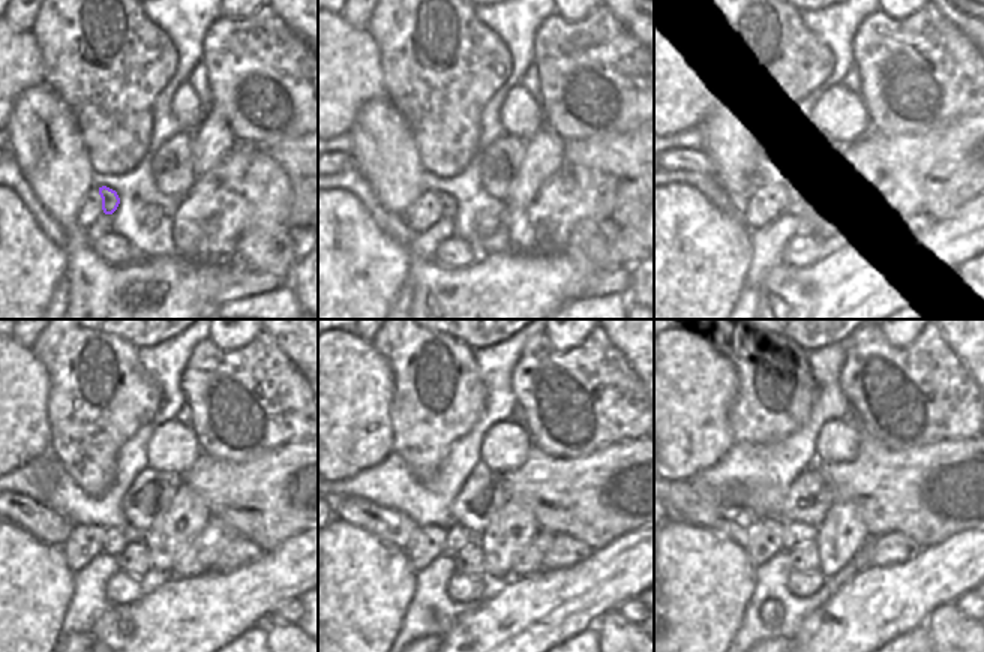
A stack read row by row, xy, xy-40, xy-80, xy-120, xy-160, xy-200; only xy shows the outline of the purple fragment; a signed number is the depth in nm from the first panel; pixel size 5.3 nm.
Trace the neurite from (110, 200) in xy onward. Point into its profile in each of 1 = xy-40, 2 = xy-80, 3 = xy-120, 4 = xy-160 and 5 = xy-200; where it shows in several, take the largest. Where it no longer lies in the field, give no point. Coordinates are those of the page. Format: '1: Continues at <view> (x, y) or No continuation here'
1: Continues at xy-40 (447, 201)
2: Continues at xy-80 (783, 203)
3: Continues at xy-120 (116, 541)
4: Continues at xy-160 (458, 537)
5: Continues at xy-200 (795, 535).

